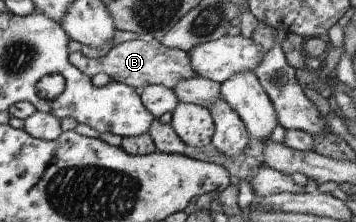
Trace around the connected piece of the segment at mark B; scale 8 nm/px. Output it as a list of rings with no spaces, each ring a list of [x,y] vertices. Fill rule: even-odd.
[[[158,37],[148,42],[136,39],[113,45],[105,56],[93,58],[77,51],[70,54],[68,59],[87,76],[93,77],[101,72],[110,76],[113,82],[129,85],[137,91],[147,85],[163,85],[174,90],[174,86],[180,80],[198,76],[191,68],[189,55],[184,50],[165,46]]]

